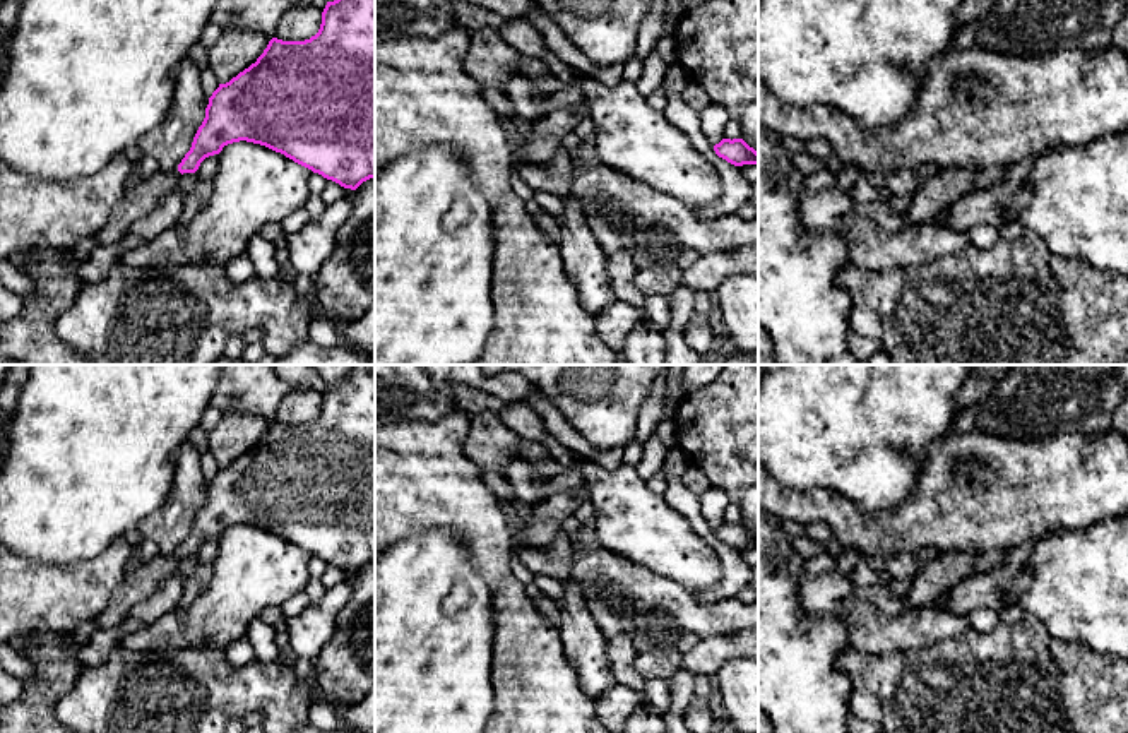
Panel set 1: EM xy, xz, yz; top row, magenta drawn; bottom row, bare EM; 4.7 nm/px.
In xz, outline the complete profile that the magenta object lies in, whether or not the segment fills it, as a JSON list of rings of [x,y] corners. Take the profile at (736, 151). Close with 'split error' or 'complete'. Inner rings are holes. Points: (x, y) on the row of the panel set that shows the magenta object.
[[[722,139],[719,144],[714,146],[714,151],[719,158],[734,166],[758,164],[758,152],[743,139]]]; complete

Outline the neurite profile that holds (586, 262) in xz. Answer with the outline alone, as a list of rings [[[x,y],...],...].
[[[577,199],[563,200],[558,252],[575,281],[580,305],[597,315],[618,301],[608,283],[608,253],[597,243]]]

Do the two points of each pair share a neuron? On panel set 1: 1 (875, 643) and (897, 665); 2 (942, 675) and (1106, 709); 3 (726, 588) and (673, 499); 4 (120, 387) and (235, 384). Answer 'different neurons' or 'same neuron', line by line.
1: different neurons
2: same neuron
3: same neuron
4: different neurons

